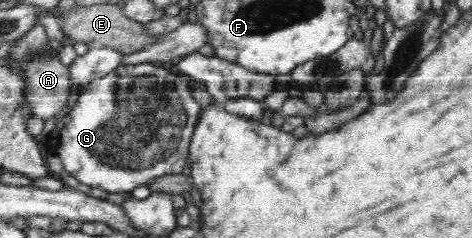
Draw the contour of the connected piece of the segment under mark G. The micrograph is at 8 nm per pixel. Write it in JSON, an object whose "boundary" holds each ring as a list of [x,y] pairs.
{"boundary":[[[160,63],[119,65],[111,73],[89,82],[74,107],[62,117],[48,137],[50,150],[62,159],[65,171],[85,185],[107,192],[131,192],[163,175],[177,175],[189,167],[189,146],[201,119],[201,105],[191,96],[189,78],[173,74]]]}

